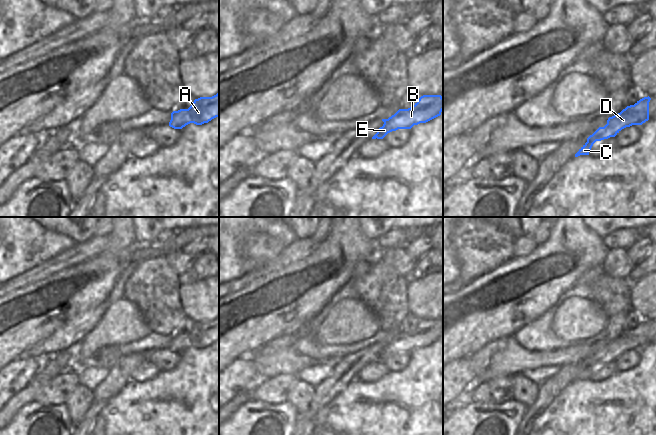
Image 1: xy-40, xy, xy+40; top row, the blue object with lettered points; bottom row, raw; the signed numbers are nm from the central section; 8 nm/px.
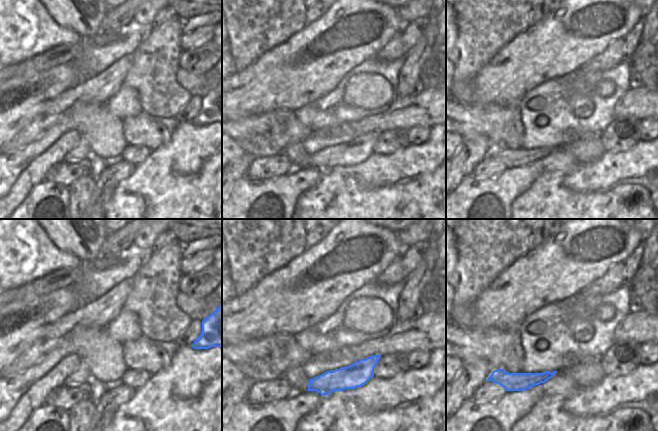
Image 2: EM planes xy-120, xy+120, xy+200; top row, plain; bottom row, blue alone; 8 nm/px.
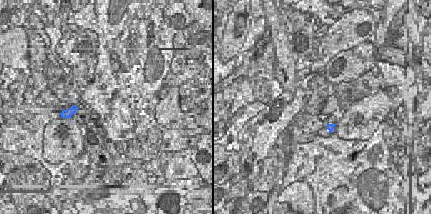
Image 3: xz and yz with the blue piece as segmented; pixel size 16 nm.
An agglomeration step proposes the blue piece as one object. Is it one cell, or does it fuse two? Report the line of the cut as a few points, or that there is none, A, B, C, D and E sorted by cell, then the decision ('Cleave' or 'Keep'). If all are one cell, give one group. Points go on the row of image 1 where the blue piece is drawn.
No split. Groups: A B C D E. Keep

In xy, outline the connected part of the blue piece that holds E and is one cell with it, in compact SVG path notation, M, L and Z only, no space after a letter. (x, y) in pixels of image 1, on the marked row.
M423 95L412 107L399 109L388 119L382 119L384 124L372 139L383 139L388 133L398 129L411 129L414 125L426 123L440 116L442 111L441 95Z

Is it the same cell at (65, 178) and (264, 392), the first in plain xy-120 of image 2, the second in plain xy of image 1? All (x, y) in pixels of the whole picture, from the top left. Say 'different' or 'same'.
same

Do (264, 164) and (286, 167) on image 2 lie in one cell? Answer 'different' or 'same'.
same

